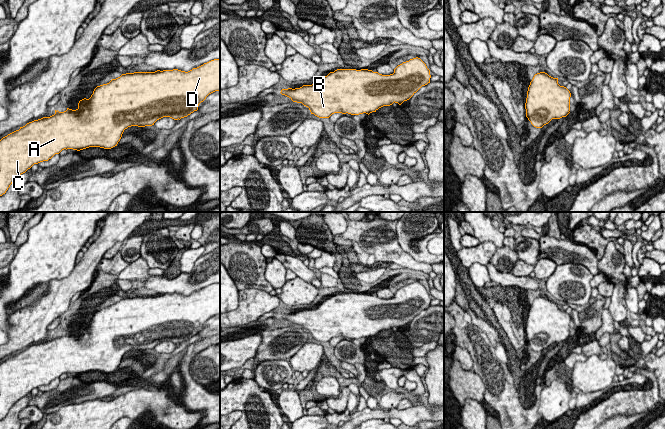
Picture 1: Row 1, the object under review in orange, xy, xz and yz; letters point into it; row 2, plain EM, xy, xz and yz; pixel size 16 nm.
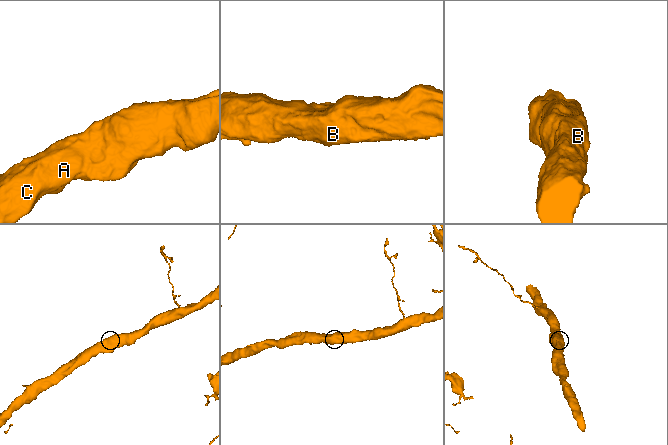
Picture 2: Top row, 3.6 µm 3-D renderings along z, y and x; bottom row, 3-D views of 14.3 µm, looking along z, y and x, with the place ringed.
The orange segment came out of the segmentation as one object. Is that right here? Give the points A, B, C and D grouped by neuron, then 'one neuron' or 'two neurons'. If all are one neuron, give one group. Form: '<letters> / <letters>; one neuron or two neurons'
A B C D; one neuron

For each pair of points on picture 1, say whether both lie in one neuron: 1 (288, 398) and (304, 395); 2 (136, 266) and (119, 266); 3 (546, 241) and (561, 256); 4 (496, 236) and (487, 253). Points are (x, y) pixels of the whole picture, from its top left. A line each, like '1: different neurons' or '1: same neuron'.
1: different neurons
2: different neurons
3: same neuron
4: different neurons

